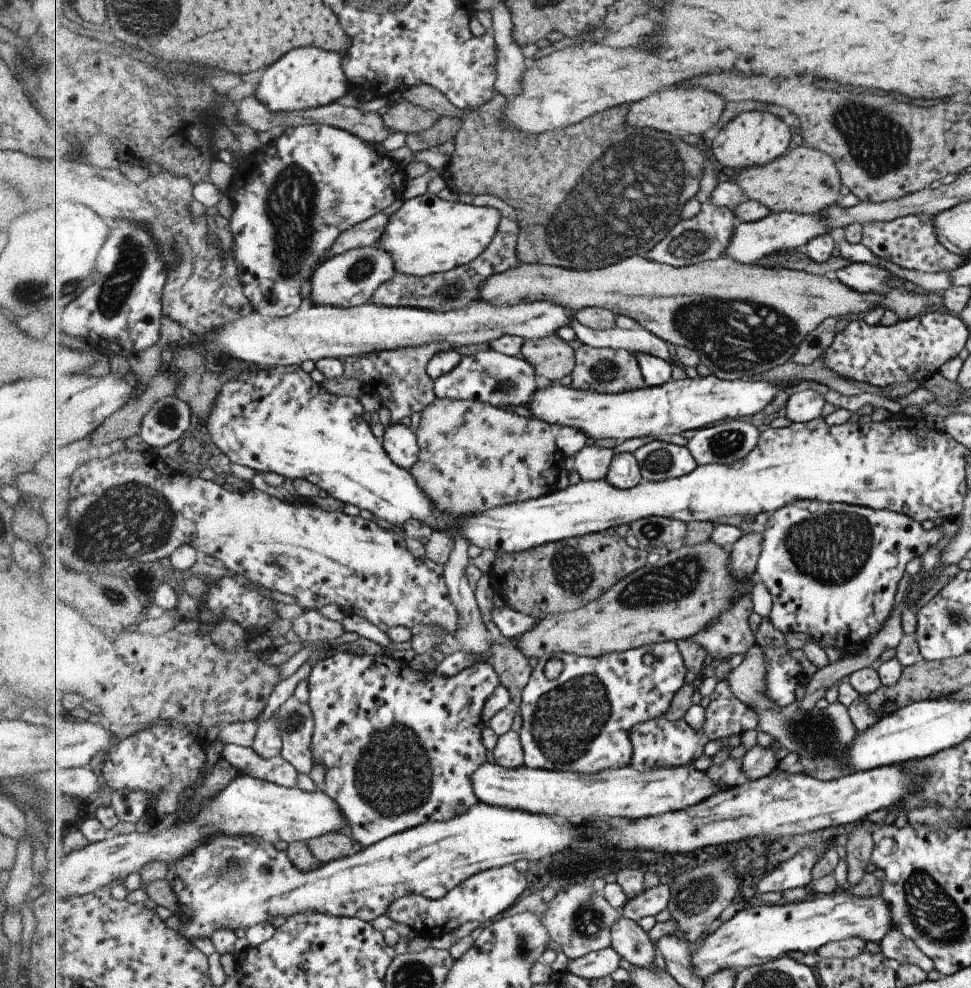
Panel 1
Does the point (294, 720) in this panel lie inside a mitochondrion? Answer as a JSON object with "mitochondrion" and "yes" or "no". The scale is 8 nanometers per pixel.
{"mitochondrion":"yes"}

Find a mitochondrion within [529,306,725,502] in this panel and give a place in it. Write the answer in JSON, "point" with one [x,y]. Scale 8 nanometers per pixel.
{"point":[603,370]}

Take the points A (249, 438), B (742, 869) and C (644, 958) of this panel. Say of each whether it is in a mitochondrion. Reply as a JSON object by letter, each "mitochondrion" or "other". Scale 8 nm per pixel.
{"A":"other","B":"mitochondrion","C":"other"}

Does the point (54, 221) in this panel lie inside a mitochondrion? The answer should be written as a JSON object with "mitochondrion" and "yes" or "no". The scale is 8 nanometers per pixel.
{"mitochondrion":"no"}

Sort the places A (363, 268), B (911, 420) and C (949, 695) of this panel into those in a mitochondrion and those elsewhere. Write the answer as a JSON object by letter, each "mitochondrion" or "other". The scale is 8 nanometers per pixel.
{"A":"mitochondrion","B":"other","C":"other"}

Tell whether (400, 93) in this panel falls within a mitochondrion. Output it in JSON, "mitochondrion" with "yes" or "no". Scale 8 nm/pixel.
{"mitochondrion":"no"}

